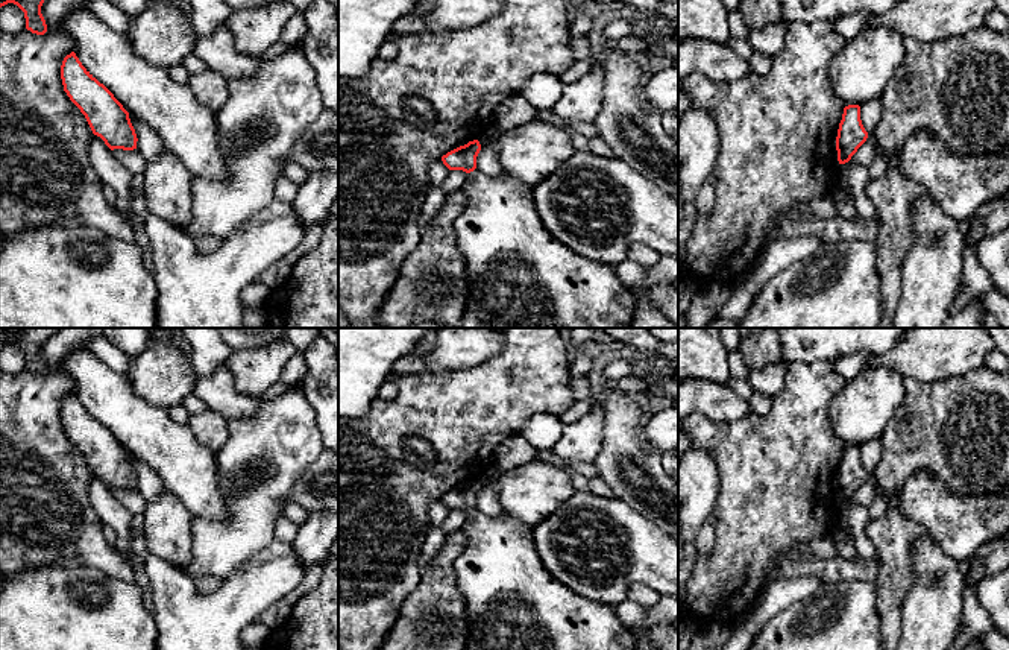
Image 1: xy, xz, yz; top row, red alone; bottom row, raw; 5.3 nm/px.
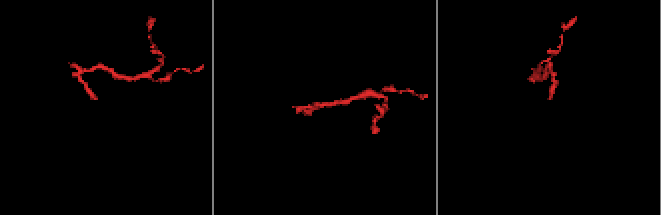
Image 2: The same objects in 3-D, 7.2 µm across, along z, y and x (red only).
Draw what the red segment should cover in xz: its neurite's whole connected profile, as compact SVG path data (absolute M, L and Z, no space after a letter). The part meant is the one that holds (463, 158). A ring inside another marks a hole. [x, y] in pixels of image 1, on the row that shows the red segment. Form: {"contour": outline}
{"contour": "M473 140L442 156L449 170L463 170L469 175L463 185L466 208L454 225L469 278L469 295L460 328L631 328L636 298L630 287L621 282L613 267L590 261L557 241L536 210L534 187L505 172L498 176L478 172L479 150L479 141Z"}

